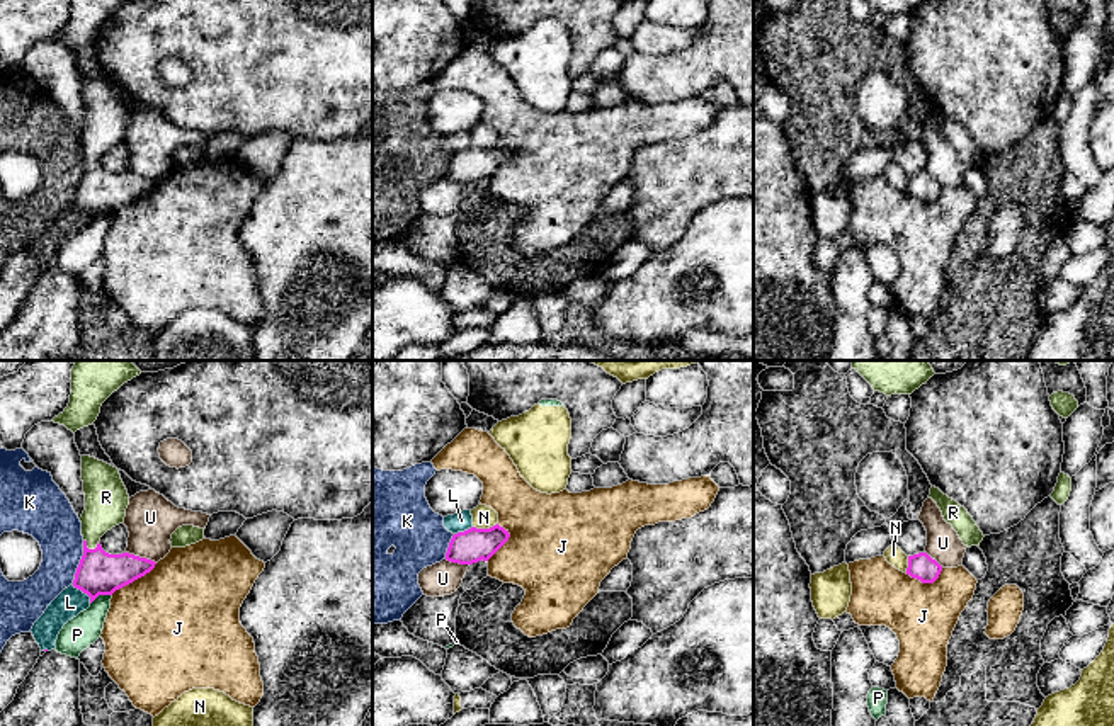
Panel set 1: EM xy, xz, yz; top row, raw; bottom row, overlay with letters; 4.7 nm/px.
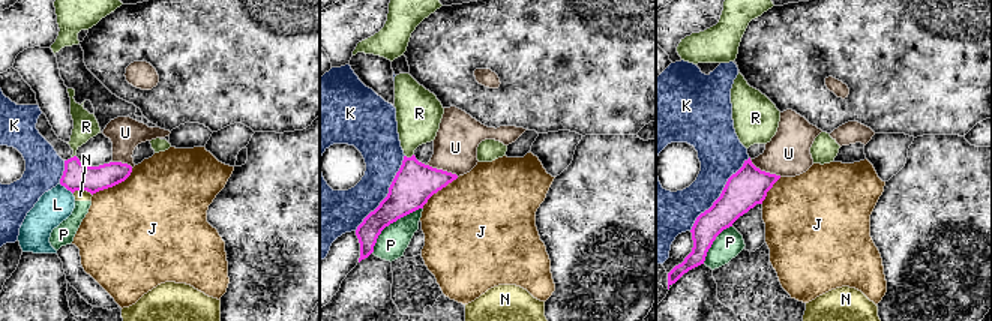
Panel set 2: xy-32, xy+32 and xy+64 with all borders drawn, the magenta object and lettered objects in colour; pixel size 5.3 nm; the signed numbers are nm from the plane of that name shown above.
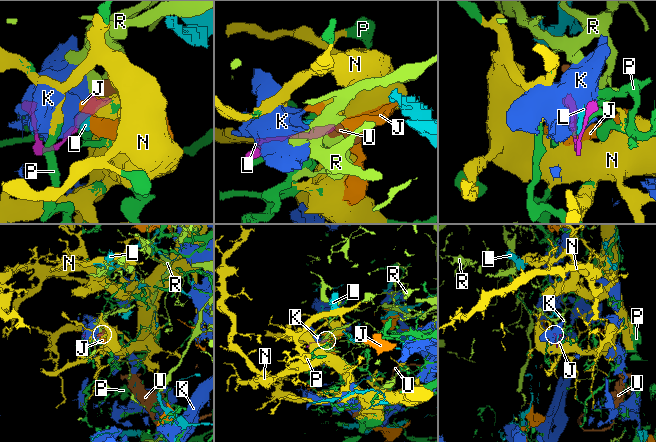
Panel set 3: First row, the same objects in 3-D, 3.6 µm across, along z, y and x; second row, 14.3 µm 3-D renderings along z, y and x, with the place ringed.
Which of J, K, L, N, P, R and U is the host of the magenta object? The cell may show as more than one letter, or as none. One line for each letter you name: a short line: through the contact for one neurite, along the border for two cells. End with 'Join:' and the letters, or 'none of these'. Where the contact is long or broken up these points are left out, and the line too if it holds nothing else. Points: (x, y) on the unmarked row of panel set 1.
R: xy (99, 192), (90, 169), (92, 147), (106, 119)
Join: R

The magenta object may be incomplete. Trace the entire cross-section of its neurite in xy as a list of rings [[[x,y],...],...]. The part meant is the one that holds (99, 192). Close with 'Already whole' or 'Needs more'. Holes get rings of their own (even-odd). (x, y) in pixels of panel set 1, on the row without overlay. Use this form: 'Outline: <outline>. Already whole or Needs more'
Outline: [[[82,75],[85,129],[80,136],[83,175],[73,206],[90,216],[112,214],[155,187],[155,180],[129,172],[109,173],[100,156],[124,141],[129,124],[128,109],[119,88],[90,75]]]. Needs more

